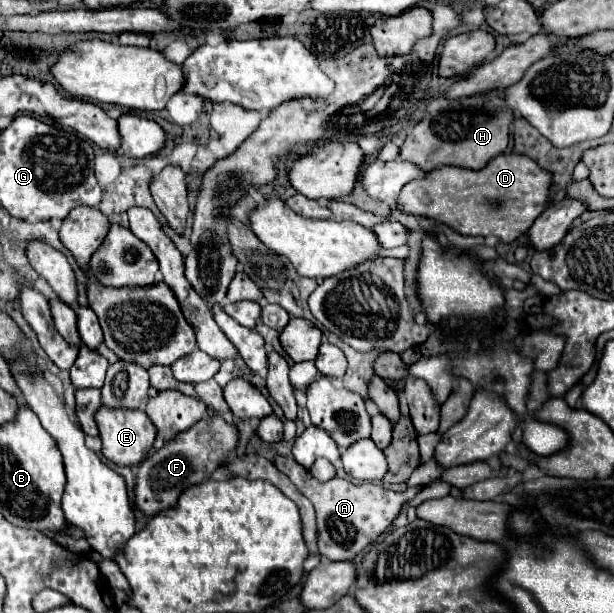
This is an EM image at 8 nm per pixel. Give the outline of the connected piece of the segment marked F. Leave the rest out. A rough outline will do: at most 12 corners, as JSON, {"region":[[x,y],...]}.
{"region":[[205,416],[139,464],[135,506],[153,516],[209,478],[237,428]]}

